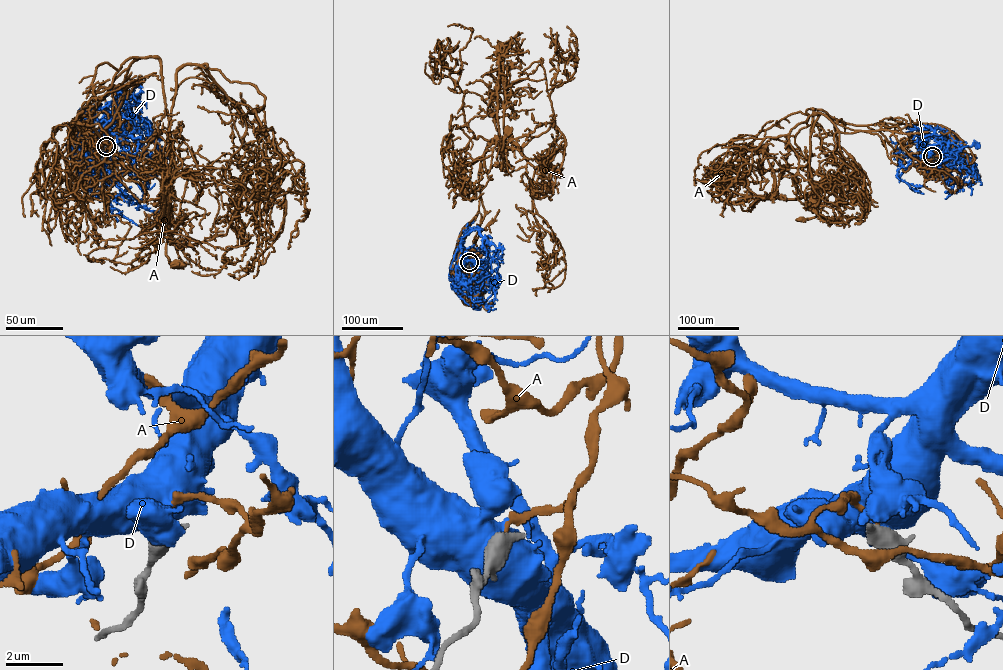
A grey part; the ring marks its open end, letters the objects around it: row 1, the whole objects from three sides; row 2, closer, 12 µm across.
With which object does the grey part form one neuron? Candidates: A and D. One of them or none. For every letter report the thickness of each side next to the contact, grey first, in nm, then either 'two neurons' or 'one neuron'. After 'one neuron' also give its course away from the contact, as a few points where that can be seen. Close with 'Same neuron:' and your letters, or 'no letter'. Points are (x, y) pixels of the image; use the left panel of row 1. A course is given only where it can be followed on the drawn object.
A: 700/130 nm | two neurons
D: 750/550 nm | two neurons
Same neuron: no letter

